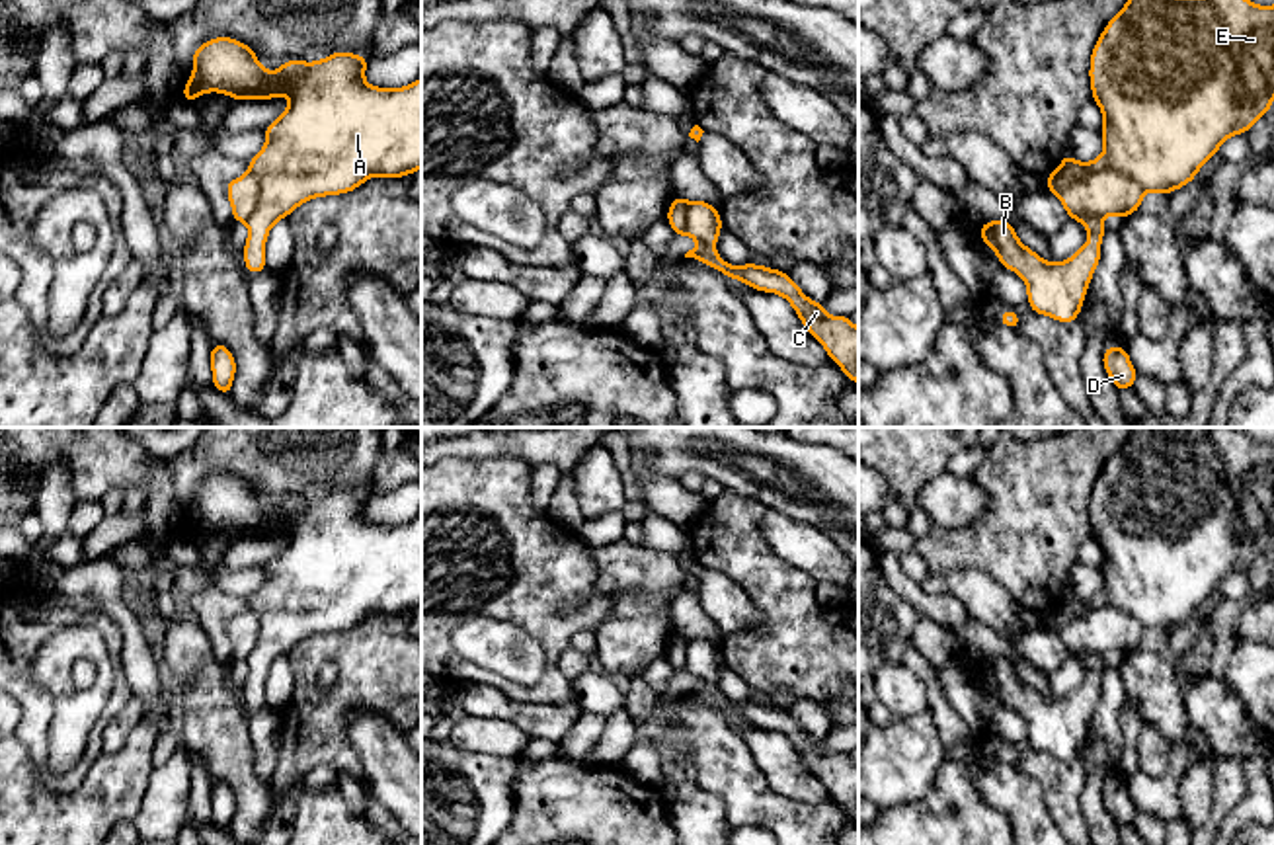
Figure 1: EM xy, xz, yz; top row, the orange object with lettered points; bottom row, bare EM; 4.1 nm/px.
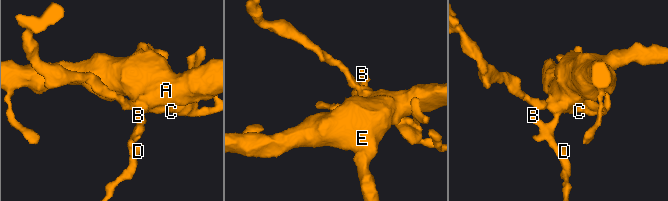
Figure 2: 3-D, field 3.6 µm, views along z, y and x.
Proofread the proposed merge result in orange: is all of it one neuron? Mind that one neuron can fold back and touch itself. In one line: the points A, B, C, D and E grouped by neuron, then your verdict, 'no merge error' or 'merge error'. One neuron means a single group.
groups A B D E / C; merge error

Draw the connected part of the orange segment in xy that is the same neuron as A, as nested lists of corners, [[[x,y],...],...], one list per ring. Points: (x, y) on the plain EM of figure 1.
[[[215,474],[193,488],[193,511],[185,517],[181,537],[219,529],[240,537],[273,537],[287,533],[289,544],[265,564],[265,583],[248,599],[258,615],[259,636],[248,658],[244,703],[250,710],[267,706],[265,677],[271,664],[299,642],[341,632],[378,615],[404,615],[421,605],[421,513],[404,525],[377,525],[365,519],[367,494],[332,490],[314,500],[285,498],[277,509],[258,500],[256,488],[232,474]]]

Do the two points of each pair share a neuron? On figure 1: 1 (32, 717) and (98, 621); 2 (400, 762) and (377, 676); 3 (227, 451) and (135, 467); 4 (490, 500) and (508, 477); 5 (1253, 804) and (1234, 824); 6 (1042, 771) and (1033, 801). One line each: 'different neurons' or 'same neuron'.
1: same neuron
2: different neurons
3: different neurons
4: same neuron
5: same neuron
6: different neurons

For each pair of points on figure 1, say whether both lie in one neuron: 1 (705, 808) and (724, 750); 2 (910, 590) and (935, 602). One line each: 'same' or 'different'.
1: different
2: same

